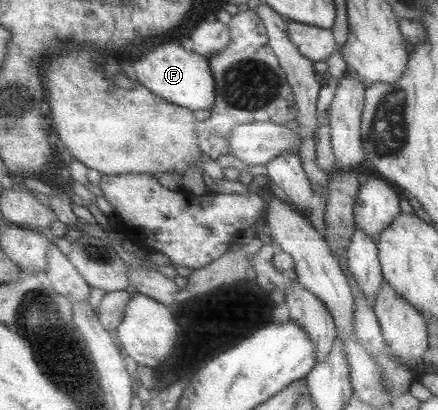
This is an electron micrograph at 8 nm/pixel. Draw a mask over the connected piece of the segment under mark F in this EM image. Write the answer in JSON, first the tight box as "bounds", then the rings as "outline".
{"bounds":[134,41,217,111],"outline":[[[171,41],[155,47],[155,51],[136,57],[134,68],[138,81],[157,93],[159,97],[194,111],[210,110],[217,106],[217,79],[213,72],[212,61],[207,55],[187,51],[179,41]]]}

